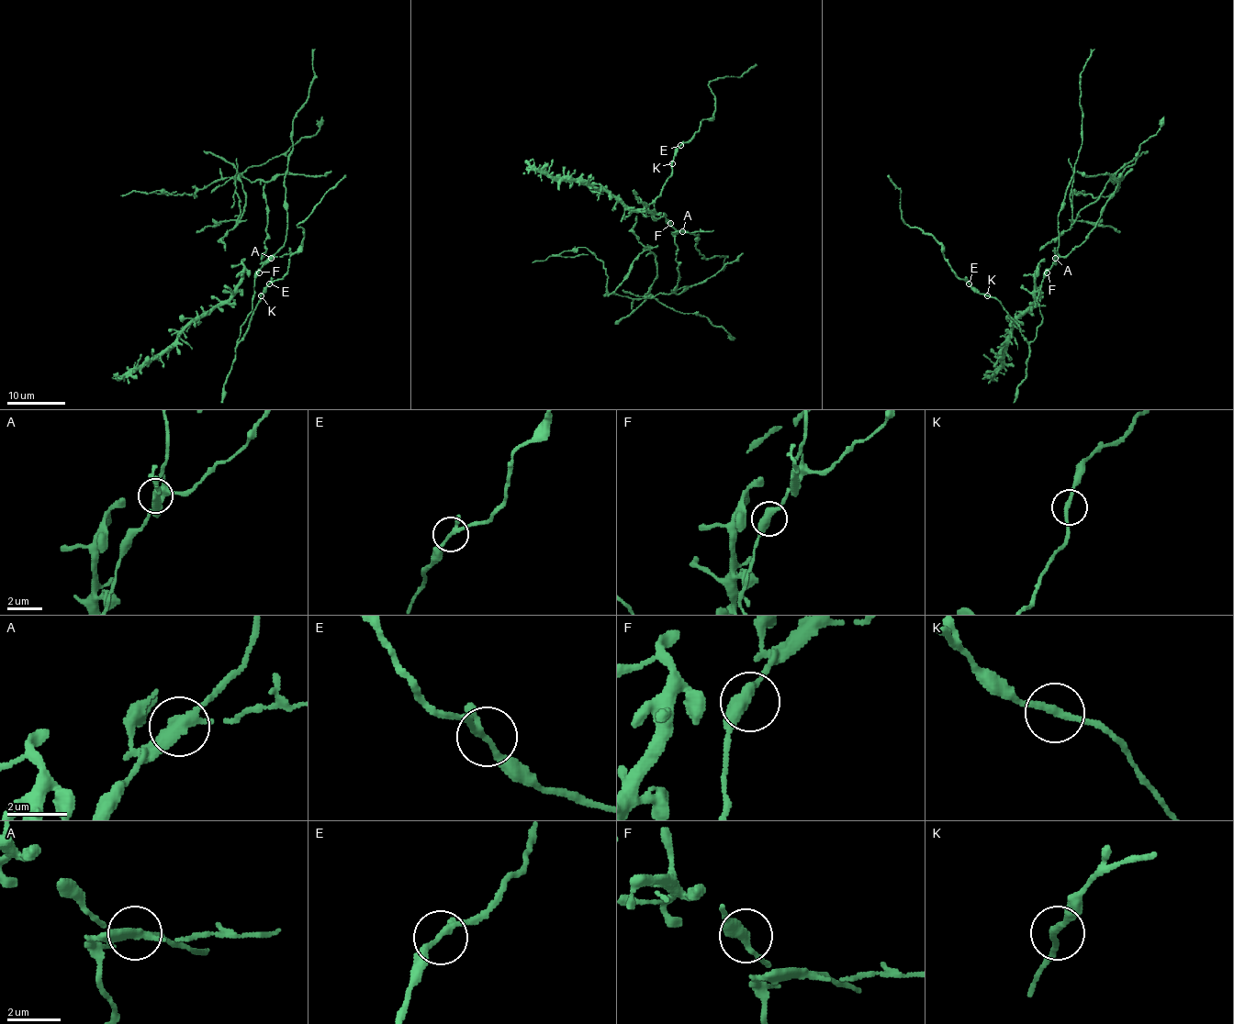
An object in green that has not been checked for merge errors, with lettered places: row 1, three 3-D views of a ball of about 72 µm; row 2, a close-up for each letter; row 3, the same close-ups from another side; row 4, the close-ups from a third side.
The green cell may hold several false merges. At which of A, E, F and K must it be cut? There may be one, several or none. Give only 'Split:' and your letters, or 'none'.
Split: A

